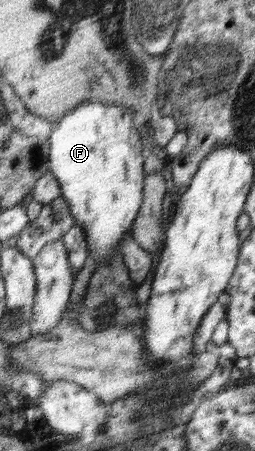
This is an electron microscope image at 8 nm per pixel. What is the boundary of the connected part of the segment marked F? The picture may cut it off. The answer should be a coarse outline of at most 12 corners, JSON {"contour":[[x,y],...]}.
{"contour":[[85,100],[49,170],[95,265],[142,205],[133,110]]}

